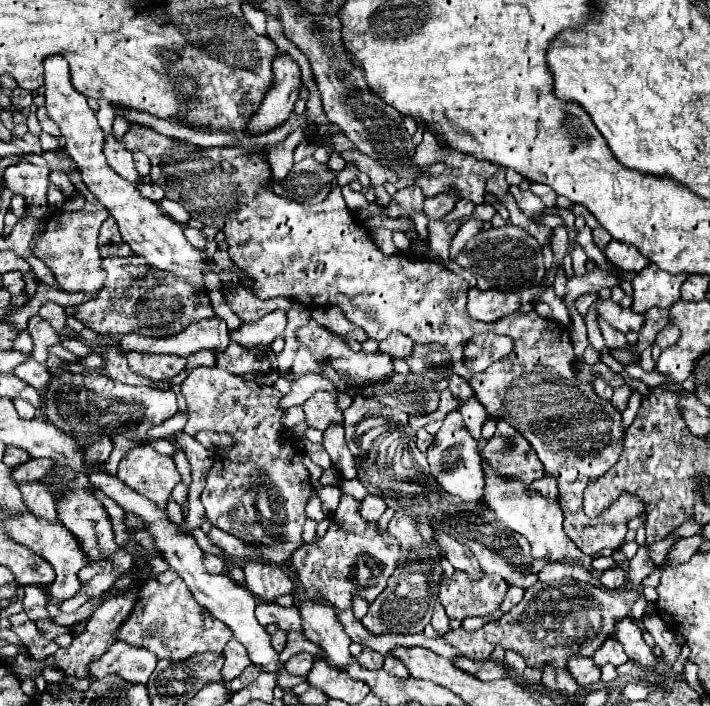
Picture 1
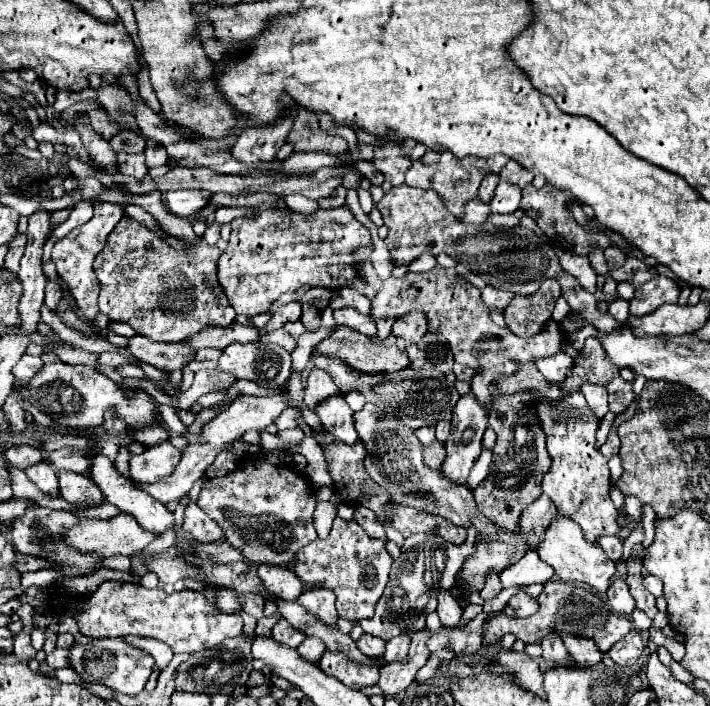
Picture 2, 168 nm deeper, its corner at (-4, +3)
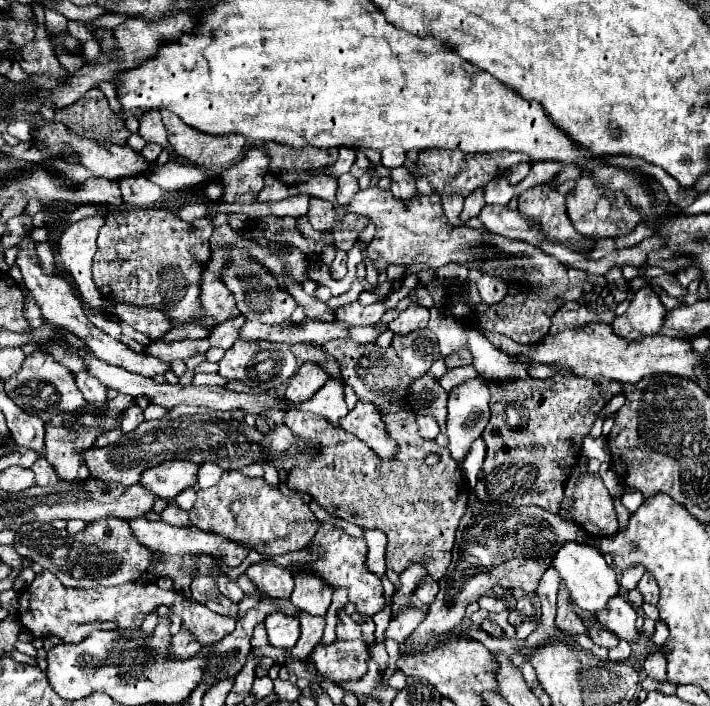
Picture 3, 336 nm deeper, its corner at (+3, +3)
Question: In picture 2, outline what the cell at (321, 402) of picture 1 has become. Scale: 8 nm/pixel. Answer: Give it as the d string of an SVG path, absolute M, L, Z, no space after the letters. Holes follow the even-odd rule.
M313 368L311 374L307 376L307 382L305 382L305 404L315 410L315 406L329 398L331 394L337 394L339 388L335 386L333 378L325 372L325 370L319 370L319 368Z

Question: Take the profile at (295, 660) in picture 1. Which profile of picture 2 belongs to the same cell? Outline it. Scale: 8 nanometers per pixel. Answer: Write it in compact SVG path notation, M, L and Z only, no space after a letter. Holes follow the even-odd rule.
M305 638L305 640L297 646L297 652L299 652L299 656L301 656L303 660L315 662L315 660L319 660L319 658L323 656L325 644L323 644L323 640L319 640L319 638Z

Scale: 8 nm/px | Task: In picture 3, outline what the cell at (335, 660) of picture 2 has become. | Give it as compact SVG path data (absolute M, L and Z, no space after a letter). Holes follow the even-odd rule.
M360 640L360 652L354 642L332 642L332 644L318 644L312 650L312 660L316 670L330 682L348 682L360 680L368 670L370 652L368 646Z

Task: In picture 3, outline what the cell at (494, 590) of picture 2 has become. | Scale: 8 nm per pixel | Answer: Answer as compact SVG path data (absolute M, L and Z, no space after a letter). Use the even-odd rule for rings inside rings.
M482 596L482 598L478 598L478 604L480 604L480 608L490 610L490 612L502 612L508 608L506 602L498 596Z

